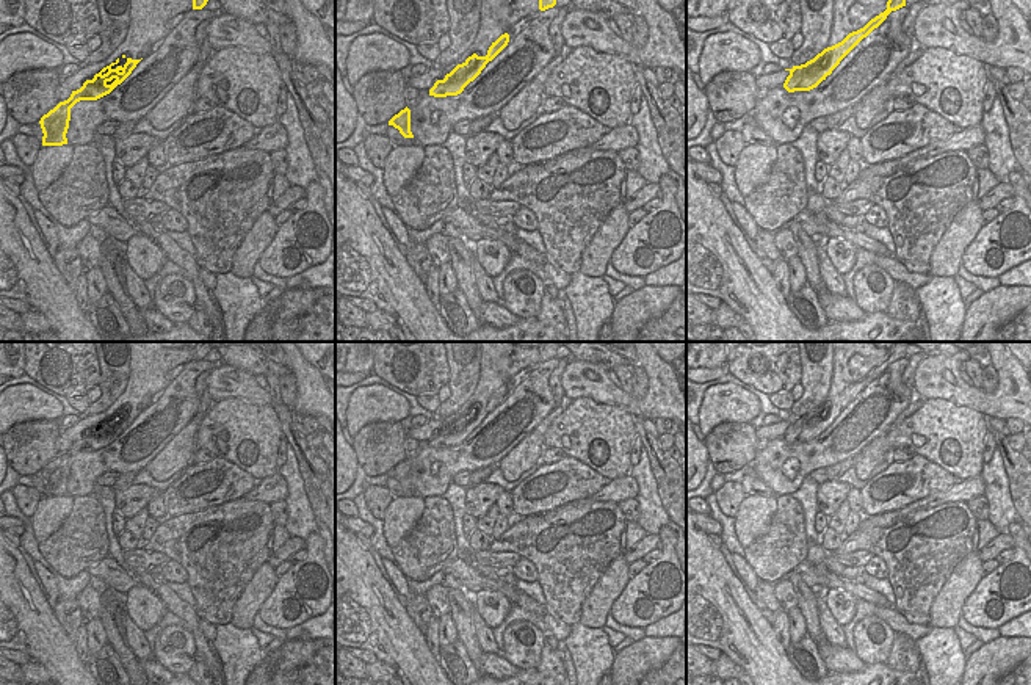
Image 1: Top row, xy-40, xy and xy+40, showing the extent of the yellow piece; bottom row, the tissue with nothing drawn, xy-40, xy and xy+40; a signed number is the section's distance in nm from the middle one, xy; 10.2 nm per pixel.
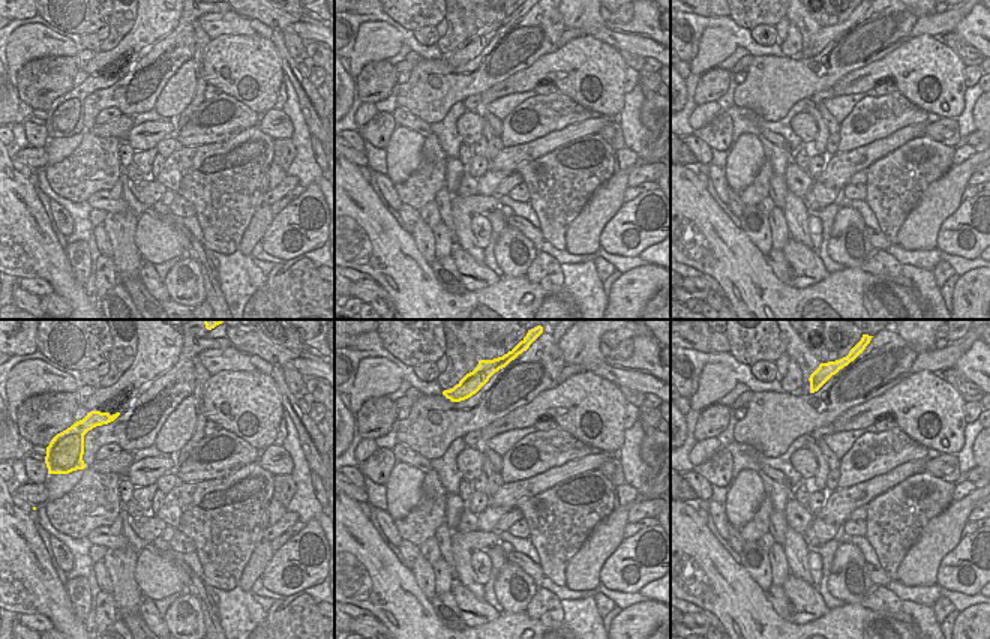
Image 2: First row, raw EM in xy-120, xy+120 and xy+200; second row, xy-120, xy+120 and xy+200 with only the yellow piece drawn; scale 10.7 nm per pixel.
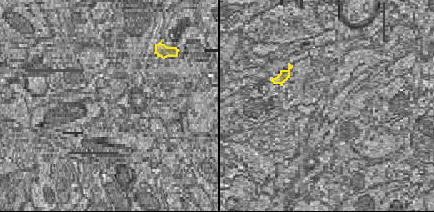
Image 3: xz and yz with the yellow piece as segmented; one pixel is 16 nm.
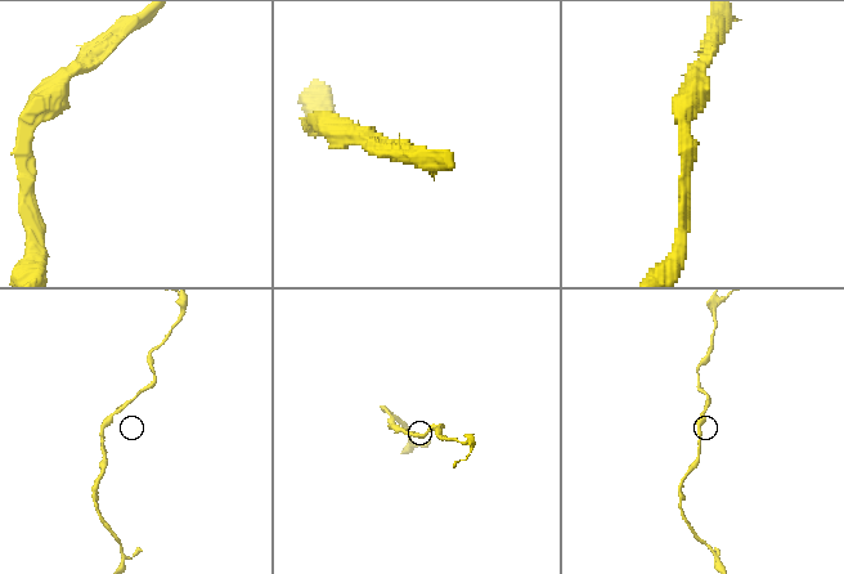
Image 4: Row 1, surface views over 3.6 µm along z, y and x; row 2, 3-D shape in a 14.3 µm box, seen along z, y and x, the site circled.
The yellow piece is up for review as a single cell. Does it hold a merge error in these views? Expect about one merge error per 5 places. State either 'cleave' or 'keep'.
keep

